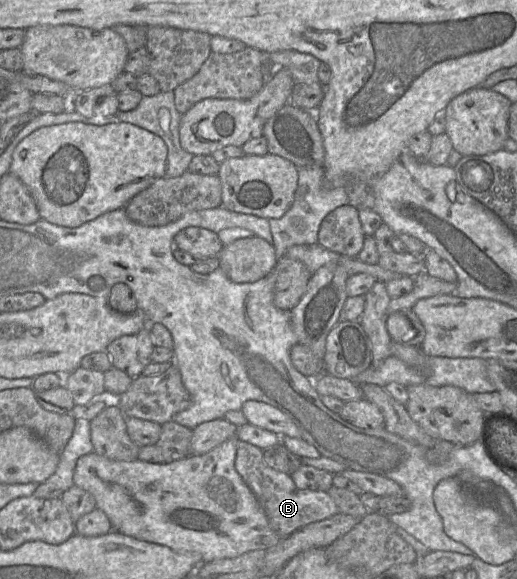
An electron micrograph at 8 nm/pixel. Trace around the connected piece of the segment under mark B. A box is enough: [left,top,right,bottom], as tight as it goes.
[235,440,340,538]

